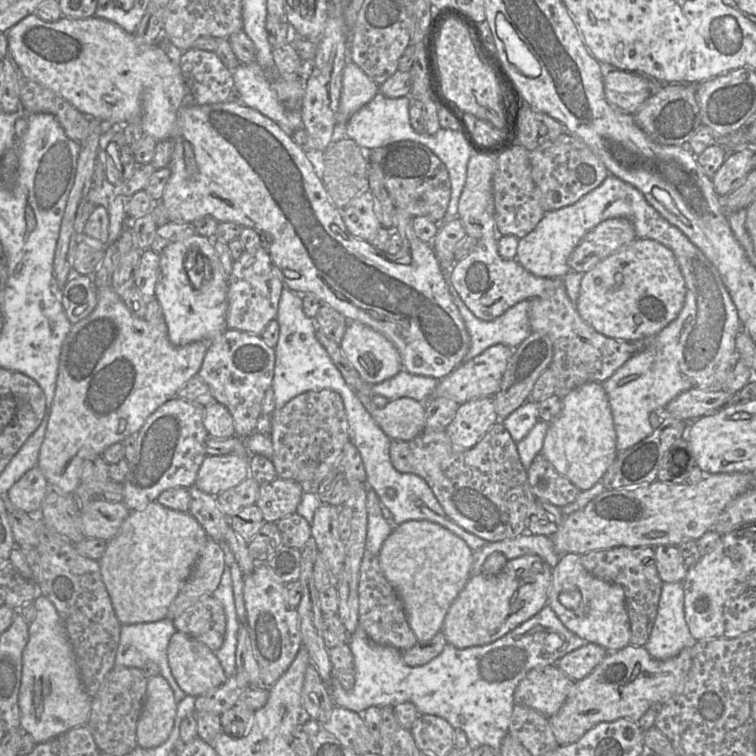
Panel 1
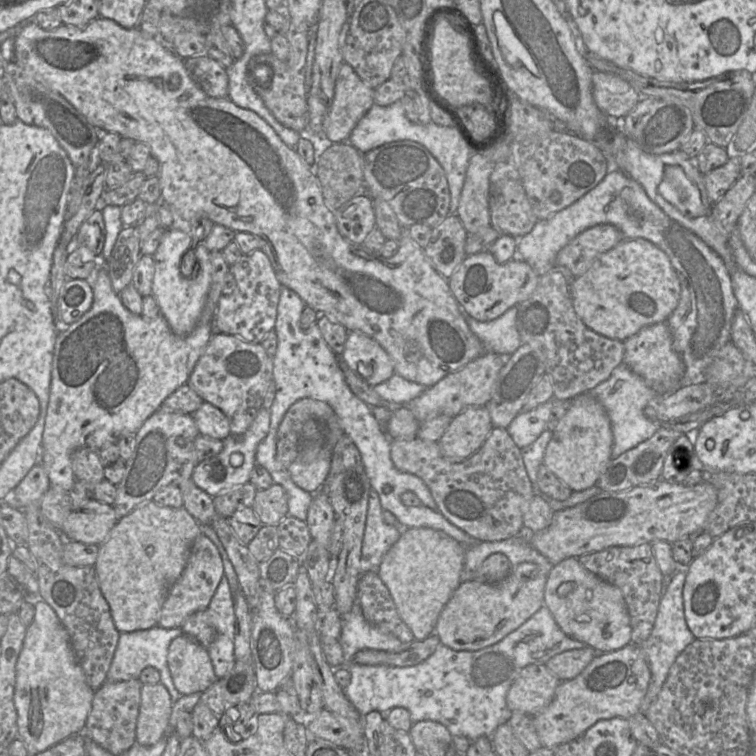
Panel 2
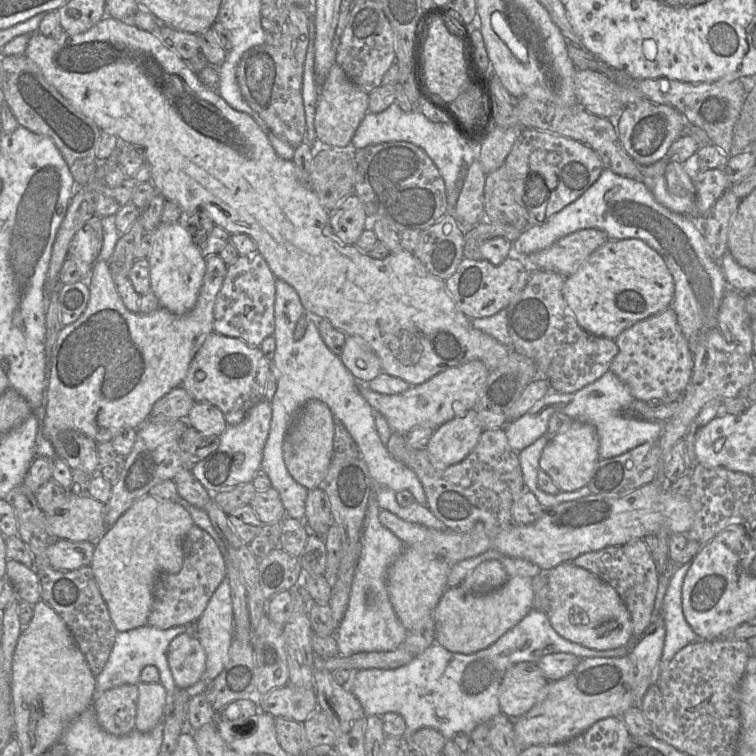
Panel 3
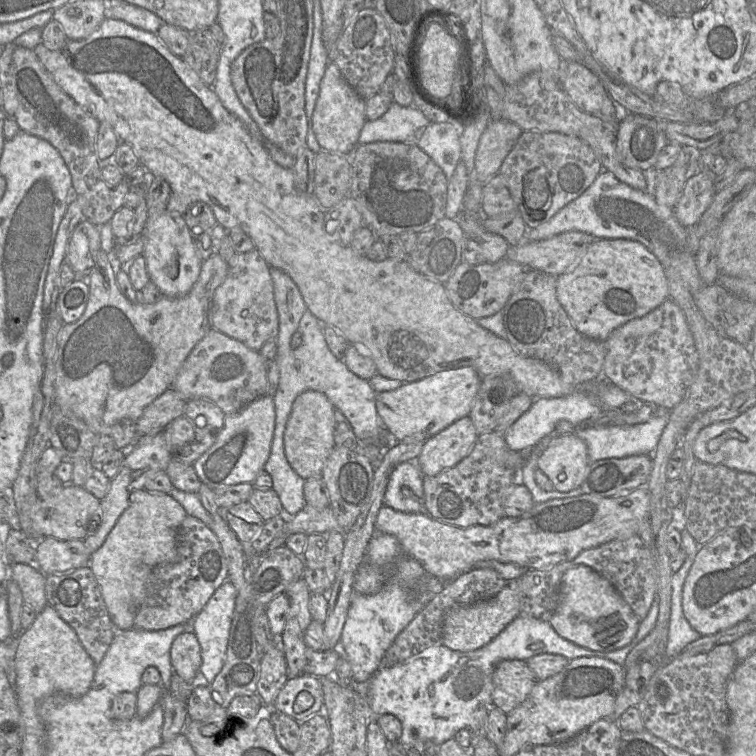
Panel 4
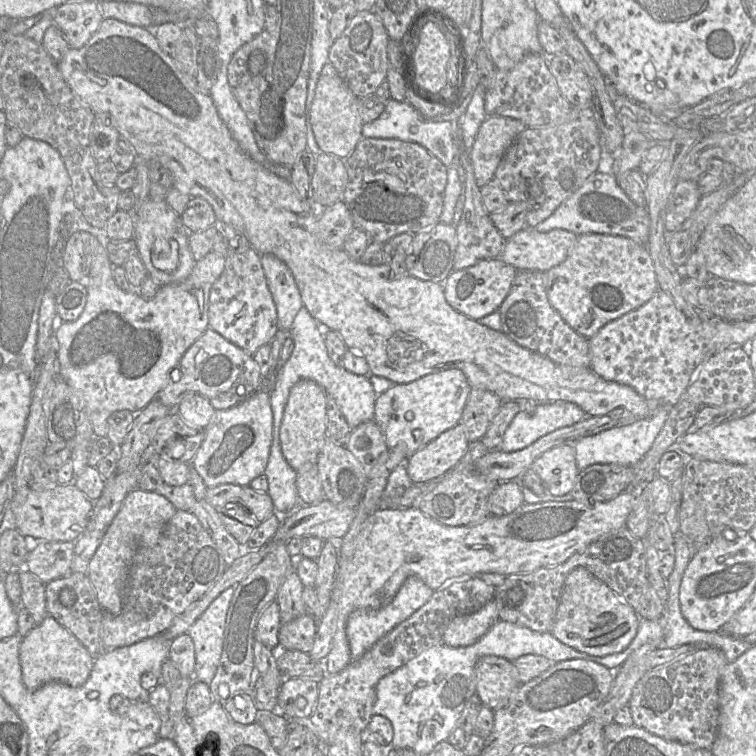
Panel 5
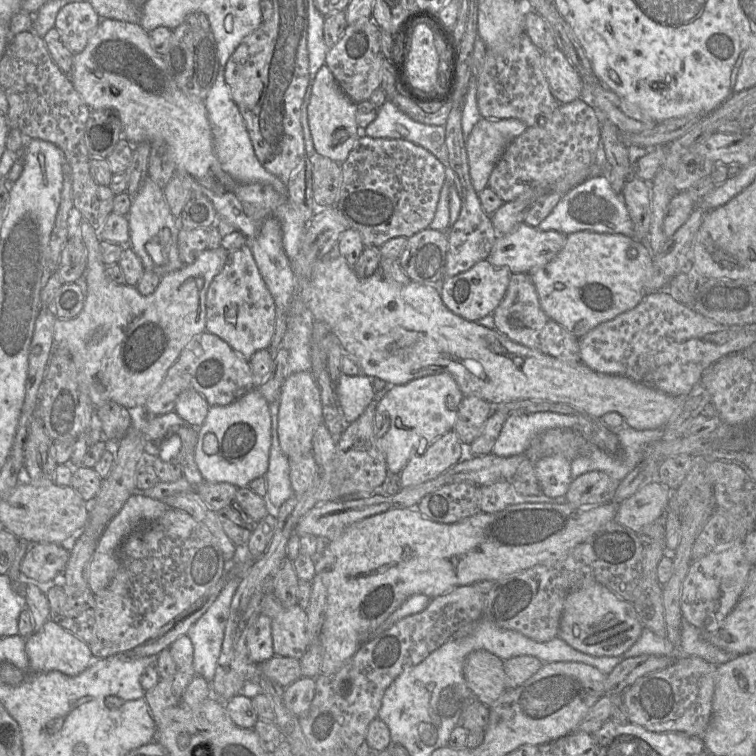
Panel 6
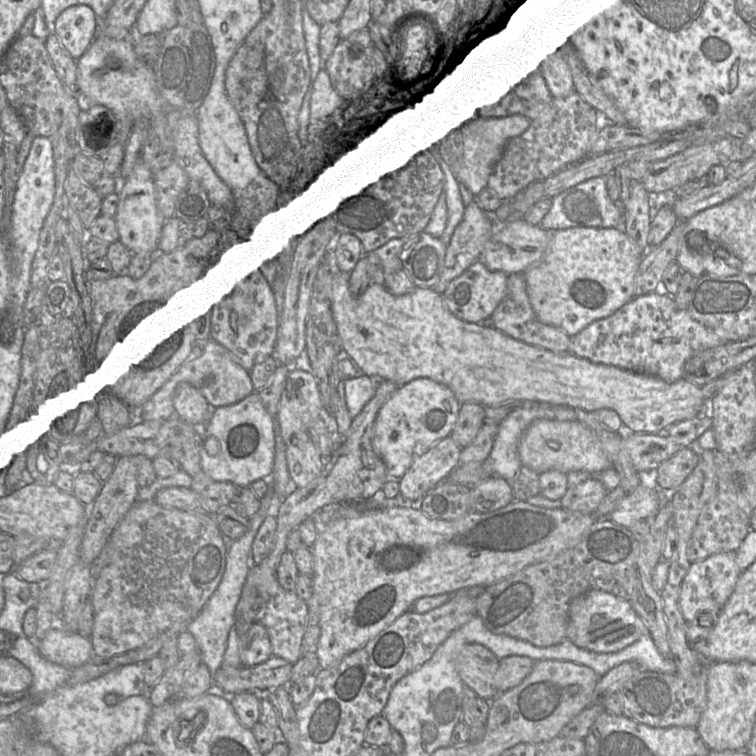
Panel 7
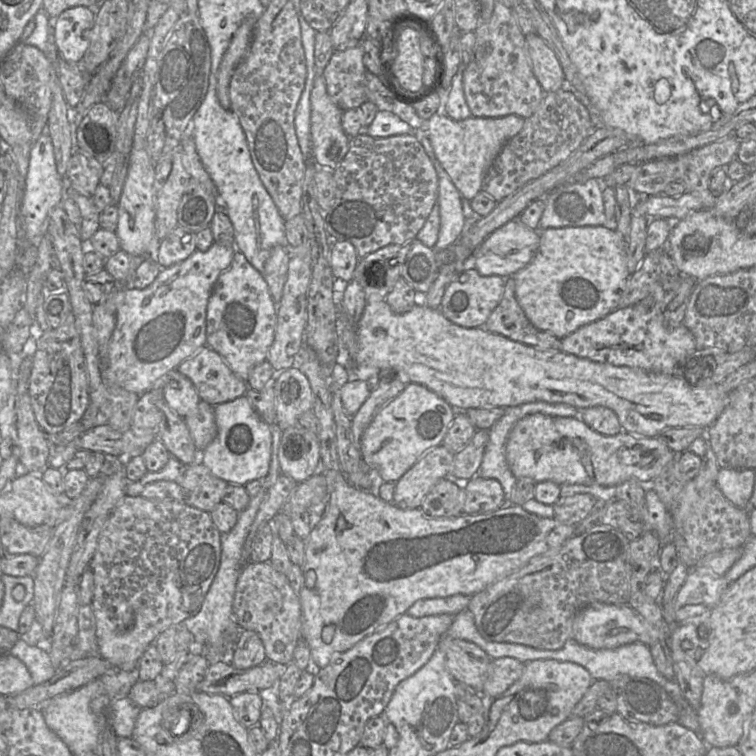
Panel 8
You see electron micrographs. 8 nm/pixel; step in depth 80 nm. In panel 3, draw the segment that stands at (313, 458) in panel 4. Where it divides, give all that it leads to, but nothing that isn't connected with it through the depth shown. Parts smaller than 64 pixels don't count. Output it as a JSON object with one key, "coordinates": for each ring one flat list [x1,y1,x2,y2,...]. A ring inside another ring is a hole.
{"coordinates":[[320,400,307,401,296,414,283,443,287,470,296,482,308,490,322,486,333,457,333,438,336,420,329,407]]}

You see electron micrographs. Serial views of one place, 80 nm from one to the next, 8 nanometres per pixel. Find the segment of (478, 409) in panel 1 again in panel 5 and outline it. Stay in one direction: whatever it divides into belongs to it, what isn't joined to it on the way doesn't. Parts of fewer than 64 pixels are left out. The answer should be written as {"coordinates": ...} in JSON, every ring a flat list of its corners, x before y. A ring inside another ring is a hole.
{"coordinates":[[461,424,443,432,408,457,405,467,410,480,419,484,442,478,463,458,468,446]]}

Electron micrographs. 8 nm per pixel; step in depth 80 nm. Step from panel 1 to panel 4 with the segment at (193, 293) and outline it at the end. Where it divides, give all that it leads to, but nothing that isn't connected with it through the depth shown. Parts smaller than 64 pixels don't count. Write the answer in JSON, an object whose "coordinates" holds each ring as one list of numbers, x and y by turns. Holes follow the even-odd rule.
{"coordinates":[[168,211,157,217,150,217,142,236,145,243,142,256,146,260,151,282,166,297,176,298,188,294,199,278,203,260,199,256,184,217]]}

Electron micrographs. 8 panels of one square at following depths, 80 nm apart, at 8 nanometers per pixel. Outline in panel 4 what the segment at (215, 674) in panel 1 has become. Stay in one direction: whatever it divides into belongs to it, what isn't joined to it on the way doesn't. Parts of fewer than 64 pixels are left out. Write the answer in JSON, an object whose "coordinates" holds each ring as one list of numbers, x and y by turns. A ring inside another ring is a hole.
{"coordinates":[[185,631,174,639,170,649,170,662,174,673,186,682,193,681,200,672,201,648,191,631]]}

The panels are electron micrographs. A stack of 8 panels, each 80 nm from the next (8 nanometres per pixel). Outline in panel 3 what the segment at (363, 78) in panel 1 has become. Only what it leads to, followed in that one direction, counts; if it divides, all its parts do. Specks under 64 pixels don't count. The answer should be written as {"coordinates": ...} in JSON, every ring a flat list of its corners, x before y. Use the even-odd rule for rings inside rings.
{"coordinates":[[337,63,333,64,319,90,314,128,316,137,333,148,349,148,359,124,368,111,369,94,359,88]]}

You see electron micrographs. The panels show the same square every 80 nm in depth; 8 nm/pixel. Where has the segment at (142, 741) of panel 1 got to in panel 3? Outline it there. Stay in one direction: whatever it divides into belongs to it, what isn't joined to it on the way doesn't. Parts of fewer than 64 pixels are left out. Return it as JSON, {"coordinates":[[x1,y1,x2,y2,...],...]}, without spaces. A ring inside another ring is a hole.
{"coordinates":[[160,683,137,684,138,705,135,719,135,729,140,732,150,732,164,715,166,690]]}

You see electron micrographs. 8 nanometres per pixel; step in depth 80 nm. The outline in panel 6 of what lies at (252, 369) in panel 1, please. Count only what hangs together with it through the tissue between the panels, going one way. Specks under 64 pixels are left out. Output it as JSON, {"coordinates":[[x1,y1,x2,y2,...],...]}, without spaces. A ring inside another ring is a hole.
{"coordinates":[[204,331,181,352,178,360,168,370,161,385,147,400,144,409,146,414,151,417,174,411,179,394,186,389,199,392,210,407,226,406,254,388,249,360,246,360,218,336]]}

